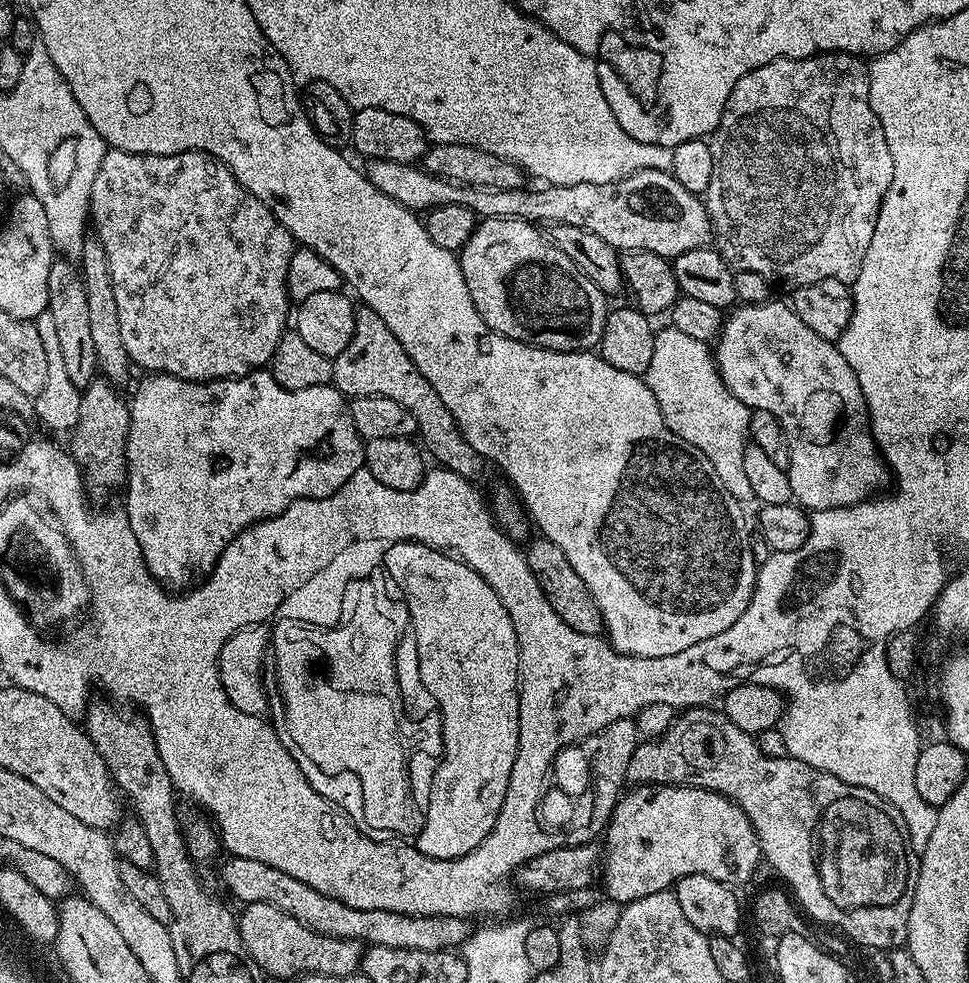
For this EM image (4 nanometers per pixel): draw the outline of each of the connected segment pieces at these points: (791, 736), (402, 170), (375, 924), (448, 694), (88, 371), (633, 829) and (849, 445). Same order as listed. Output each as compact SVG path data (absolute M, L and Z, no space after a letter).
M836 668L836 676L828 684L820 684L818 692L804 692L804 706L796 708L796 692L786 697L784 715L778 725L782 738L786 738L786 750L798 762L814 766L823 772L834 774L850 786L862 786L882 799L888 800L902 814L908 827L908 836L912 839L912 848L922 853L934 826L938 826L938 811L918 794L914 786L914 766L918 766L918 754L922 747L920 732L916 729L917 717L914 714L872 714L870 708L860 708L856 698L844 690L844 668Z
M369 159L367 164L366 175L370 182L374 182L376 189L382 194L394 198L402 206L411 208L417 214L427 213L438 206L461 204L475 212L480 218L526 220L529 222L548 220L549 225L582 226L582 230L590 230L590 234L598 234L598 238L602 238L602 242L606 242L611 248L617 250L641 248L665 258L675 258L686 254L686 250L705 247L713 239L712 222L708 219L705 201L701 197L695 196L690 190L686 190L686 186L679 184L672 176L671 171L668 170L642 168L639 172L627 176L625 180L615 180L609 184L544 186L541 187L541 192L528 192L527 187L514 190L466 188L463 184L455 184L425 172L423 167L416 164L399 164L389 160L373 159Z
M228 858L220 876L229 894L240 900L241 905L266 902L270 906L278 906L278 910L298 918L298 922L310 930L321 932L323 936L359 940L373 948L386 946L447 952L459 949L474 931L473 925L468 925L471 923L462 916L407 916L394 910L358 910L306 886L306 882L298 882L298 878L290 878L290 874L282 874L282 870L274 870L274 866L266 866L266 862L254 862L254 858Z
M397 540L385 547L384 570L388 574L389 581L398 589L399 595L403 596L404 601L408 603L410 634L414 638L420 639L420 668L424 668L424 680L428 680L428 688L432 688L432 692L436 692L436 696L440 696L438 724L448 728L448 760L440 763L438 775L430 781L432 789L428 792L428 813L424 816L424 825L421 828L419 825L414 846L430 858L457 860L459 856L465 856L474 851L486 838L486 834L490 834L490 830L502 810L502 802L506 798L506 786L510 782L510 770L514 770L514 758L518 754L520 655L518 654L518 638L514 634L514 622L510 622L510 614L506 614L506 606L502 606L502 598L498 598L498 594L494 594L494 590L490 590L486 578L482 578L482 574L470 570L470 566L466 566L455 556L449 556L447 552L440 552L436 548L418 543L417 540Z
M67 258L53 259L48 279L48 307L46 311L54 318L54 326L58 333L58 347L62 353L62 362L66 366L66 374L74 387L81 390L97 379L96 355L94 341L90 335L90 317L86 303L86 286L80 277L79 267Z
M639 784L627 789L621 795L620 801L614 806L614 814L610 818L606 831L602 836L602 884L603 895L608 900L612 899L617 906L625 906L636 899L644 898L648 894L656 894L658 891L669 890L677 880L690 874L706 874L706 878L714 878L718 882L729 886L744 884L756 872L756 867L762 864L760 840L756 837L756 831L746 818L746 814L732 800L723 796L721 792L707 792L704 788L690 788L687 784Z
M769 298L765 304L745 304L736 306L727 313L723 321L723 328L714 344L714 355L716 357L716 369L720 371L720 377L724 385L738 398L746 407L751 410L766 410L778 418L782 430L786 430L788 441L790 442L790 463L787 466L787 474L790 478L790 490L792 491L792 500L799 504L805 510L812 512L821 512L827 508L849 508L855 504L860 504L864 500L871 500L881 491L880 487L884 483L889 483L890 469L884 463L881 449L876 445L876 437L872 434L872 425L868 423L868 403L864 400L862 386L858 386L856 372L850 370L850 362L842 358L839 347L833 341L822 338L798 318L798 314L787 303L784 304L777 298Z

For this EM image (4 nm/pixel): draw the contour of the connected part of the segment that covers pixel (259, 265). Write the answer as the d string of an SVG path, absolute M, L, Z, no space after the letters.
M117 148L105 151L88 198L88 210L91 227L96 227L95 239L100 240L102 250L106 250L110 282L114 284L114 302L118 302L118 326L122 330L122 342L126 342L126 354L137 369L145 368L143 371L148 374L207 382L245 376L248 372L263 369L271 361L278 342L284 337L290 324L286 274L294 251L294 241L286 226L282 226L282 222L274 218L274 214L265 204L258 202L258 198L251 196L237 182L234 174L221 160L216 160L205 152L159 156L149 152L123 152Z

